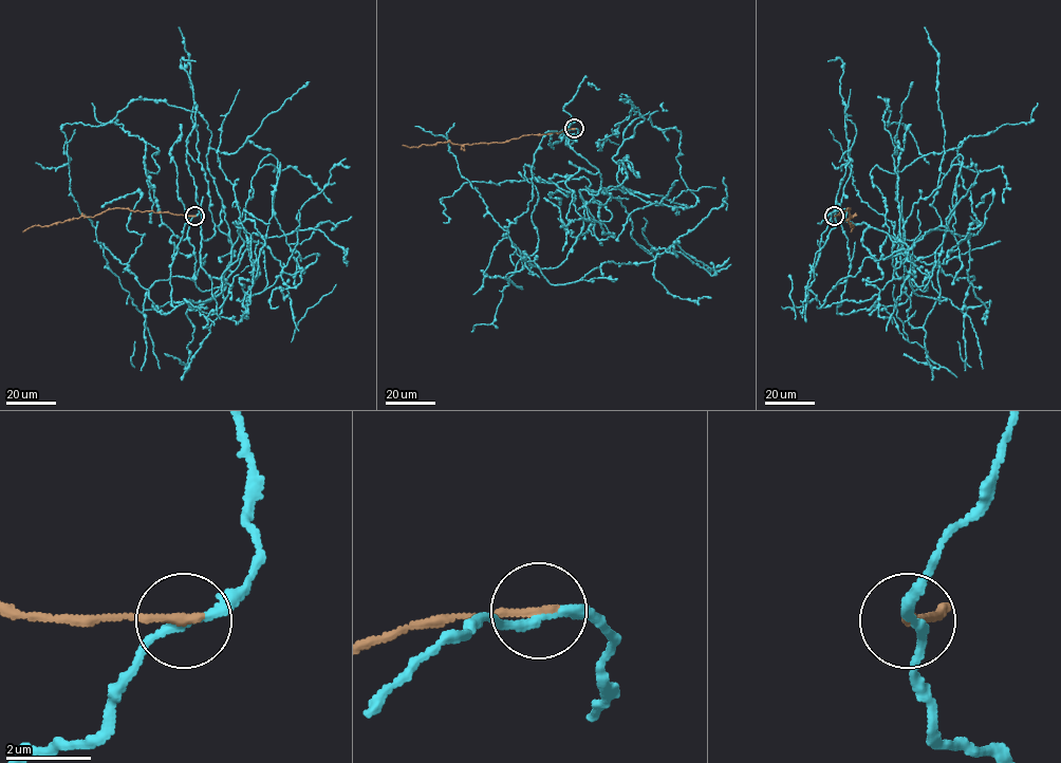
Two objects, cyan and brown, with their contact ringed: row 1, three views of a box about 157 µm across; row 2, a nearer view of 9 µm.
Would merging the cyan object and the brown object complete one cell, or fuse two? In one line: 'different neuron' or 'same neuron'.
different neuron

